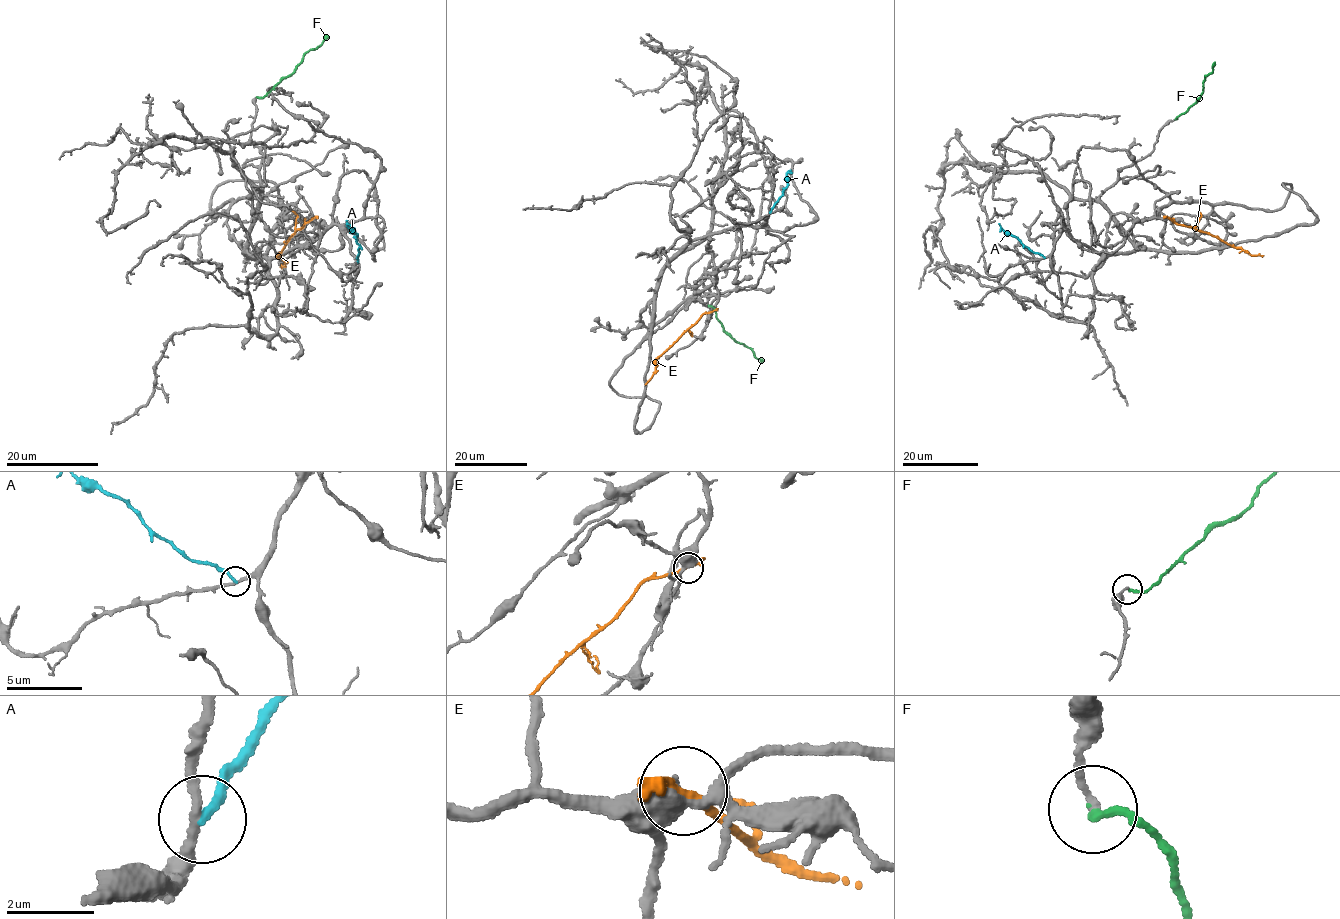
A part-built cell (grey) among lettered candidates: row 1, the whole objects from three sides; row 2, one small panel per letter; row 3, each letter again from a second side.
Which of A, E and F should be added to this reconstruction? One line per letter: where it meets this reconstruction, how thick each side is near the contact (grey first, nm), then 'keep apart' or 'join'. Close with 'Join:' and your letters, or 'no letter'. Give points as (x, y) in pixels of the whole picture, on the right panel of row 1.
A: (1044, 257) | 220/200 nm | keep apart
E: (1167, 217) | 400/180 nm | keep apart
F: (1176, 118) | 150/180 nm | join
Join: F

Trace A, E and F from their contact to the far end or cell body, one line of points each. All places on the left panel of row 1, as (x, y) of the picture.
A: (357, 261), (357, 235), (348, 224), (355, 228)
E: (314, 217), (290, 237), (278, 256), (285, 266), (280, 266)
F: (257, 97), (266, 95), (297, 66), (303, 55), (323, 43), (324, 34)

